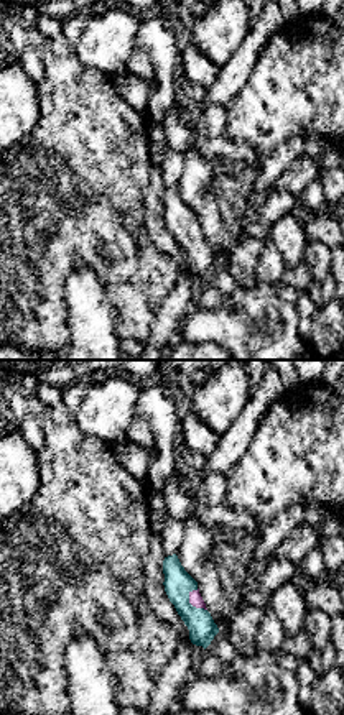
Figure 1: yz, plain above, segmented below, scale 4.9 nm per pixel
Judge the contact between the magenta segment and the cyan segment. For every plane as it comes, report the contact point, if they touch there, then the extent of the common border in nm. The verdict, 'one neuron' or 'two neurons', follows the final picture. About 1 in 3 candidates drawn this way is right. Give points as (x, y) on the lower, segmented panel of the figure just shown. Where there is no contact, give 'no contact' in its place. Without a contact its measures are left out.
(193, 605) | 130 nm

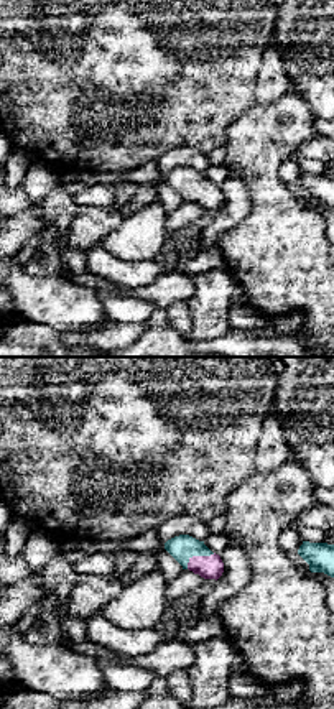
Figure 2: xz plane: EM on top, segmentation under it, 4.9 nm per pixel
(198, 556) | 160 nm

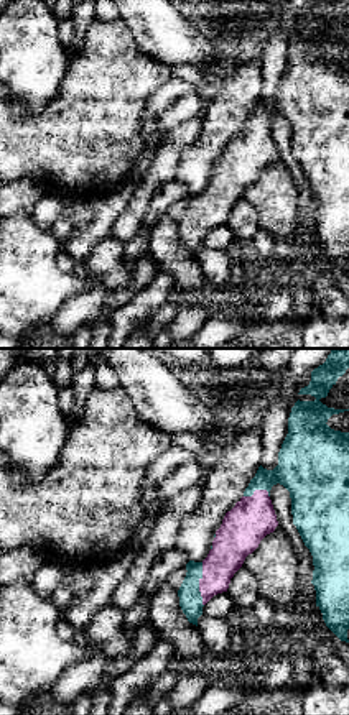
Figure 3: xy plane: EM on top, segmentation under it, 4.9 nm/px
(200, 584) | 220 nm

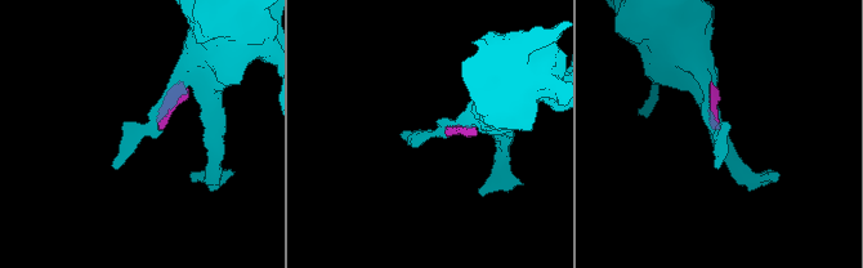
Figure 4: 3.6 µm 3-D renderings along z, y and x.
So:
one neuron

